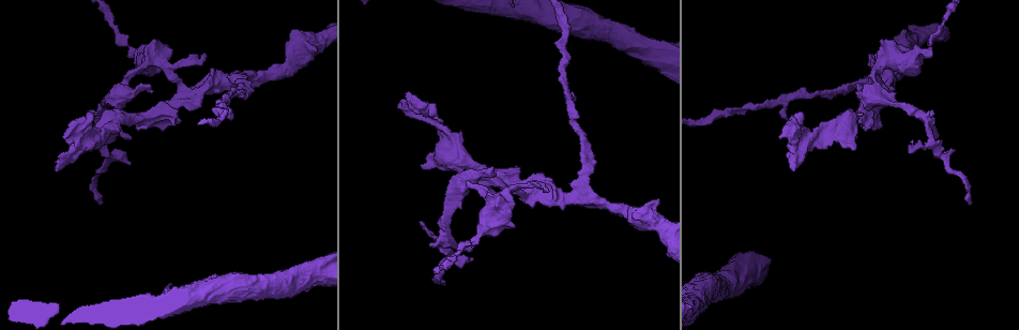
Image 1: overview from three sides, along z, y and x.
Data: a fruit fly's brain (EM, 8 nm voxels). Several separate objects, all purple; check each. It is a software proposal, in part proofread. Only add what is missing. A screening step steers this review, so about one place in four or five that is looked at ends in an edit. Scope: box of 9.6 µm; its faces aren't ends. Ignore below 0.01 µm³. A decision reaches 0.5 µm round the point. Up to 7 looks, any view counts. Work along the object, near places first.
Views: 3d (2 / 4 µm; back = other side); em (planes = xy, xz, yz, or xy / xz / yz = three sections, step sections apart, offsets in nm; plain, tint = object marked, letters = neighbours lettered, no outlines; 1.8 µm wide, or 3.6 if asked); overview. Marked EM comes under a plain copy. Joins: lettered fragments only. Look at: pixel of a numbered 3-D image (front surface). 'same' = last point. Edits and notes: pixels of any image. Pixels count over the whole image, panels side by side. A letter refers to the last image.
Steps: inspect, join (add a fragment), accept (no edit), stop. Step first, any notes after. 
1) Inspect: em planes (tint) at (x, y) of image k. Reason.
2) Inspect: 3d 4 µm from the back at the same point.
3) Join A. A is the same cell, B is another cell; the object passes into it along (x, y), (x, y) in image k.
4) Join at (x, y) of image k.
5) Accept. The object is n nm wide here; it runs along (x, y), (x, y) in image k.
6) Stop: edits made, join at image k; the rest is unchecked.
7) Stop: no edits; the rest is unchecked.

Inspect: em planes (letters) at (397, 106) of image 1. Branch stops here.

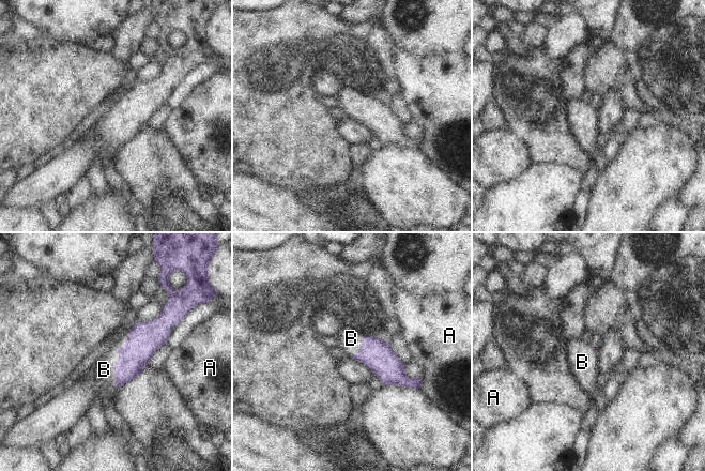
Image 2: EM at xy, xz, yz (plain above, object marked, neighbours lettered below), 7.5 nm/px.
Join B. B is the same cell, A is another cell; the neuron continues.

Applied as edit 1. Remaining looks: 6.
Inspect: overview.

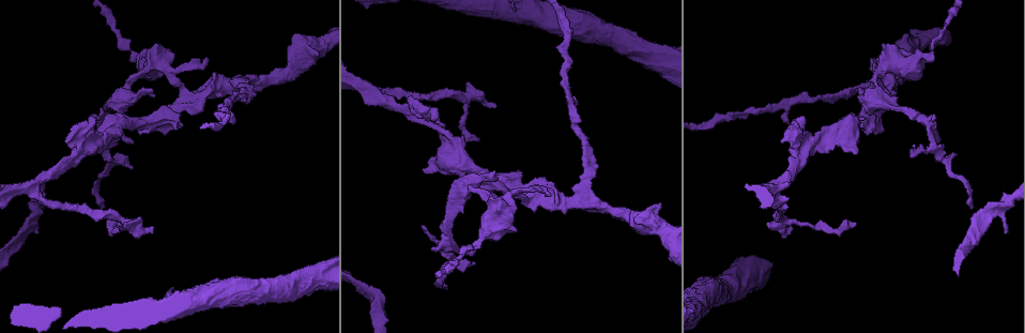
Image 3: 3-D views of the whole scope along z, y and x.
Inspect: 3d 2 µm from the back at (462, 189) of image 3. Abrupt turn.

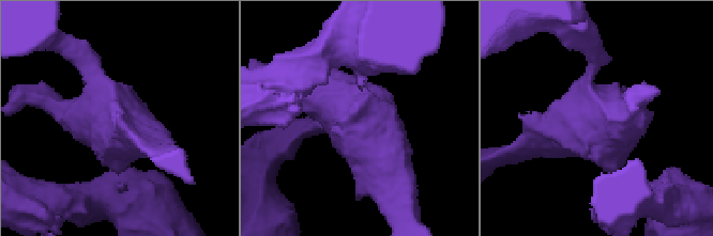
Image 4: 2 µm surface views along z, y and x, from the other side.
Inspect: em planes (letters) at (593, 116) of image 4. 3 arms meet here; the arms are 180, 190, 190 nm wide.

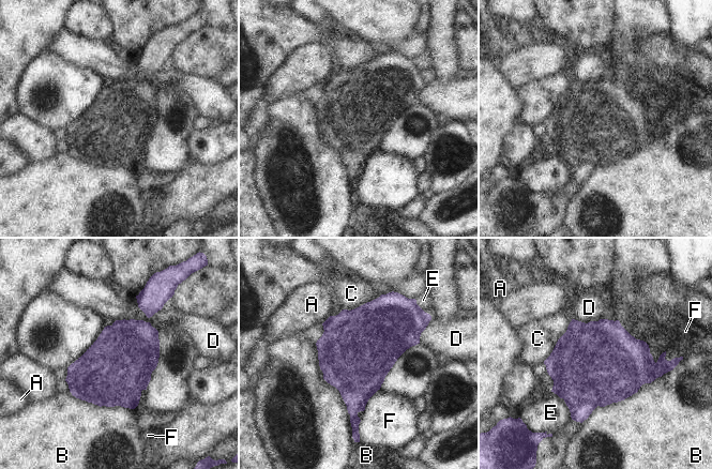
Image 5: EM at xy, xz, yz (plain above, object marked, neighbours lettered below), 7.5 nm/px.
Accept. A, B, C, D, E and F are other cells; a border runs along (379, 389), (368, 399), (363, 410) in image 5; none of them fits.

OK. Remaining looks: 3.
Inspect: em planes (letters) at (857, 152) of image 3. An open end.

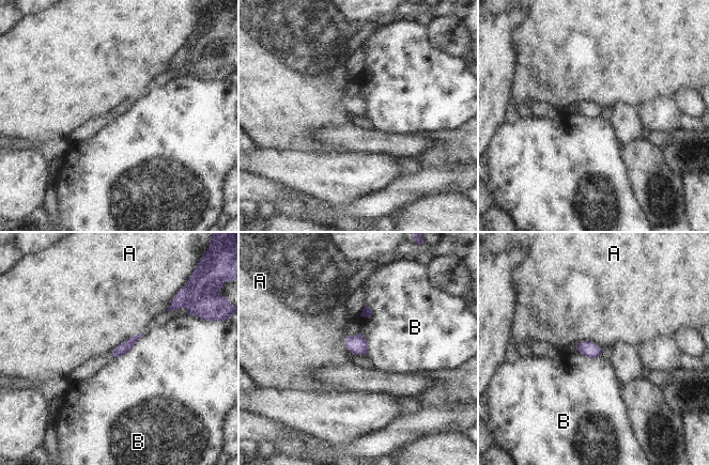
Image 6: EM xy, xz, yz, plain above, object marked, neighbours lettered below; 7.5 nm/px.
Accept. A and B are other cells; no lettered fragment goes on from it.

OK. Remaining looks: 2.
Stop: edits made, join at image 2; the rest is unchecked.

